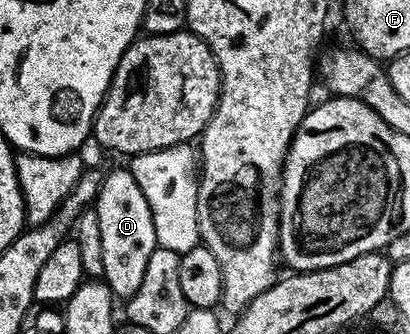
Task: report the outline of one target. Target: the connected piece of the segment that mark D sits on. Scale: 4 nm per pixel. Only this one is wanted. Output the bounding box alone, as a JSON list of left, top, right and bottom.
[95,168,158,300]

